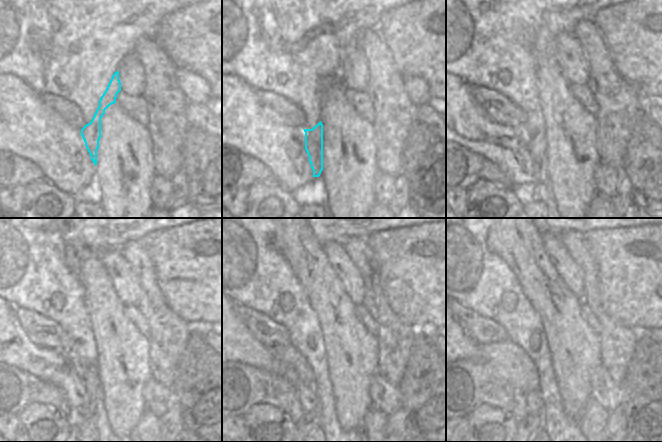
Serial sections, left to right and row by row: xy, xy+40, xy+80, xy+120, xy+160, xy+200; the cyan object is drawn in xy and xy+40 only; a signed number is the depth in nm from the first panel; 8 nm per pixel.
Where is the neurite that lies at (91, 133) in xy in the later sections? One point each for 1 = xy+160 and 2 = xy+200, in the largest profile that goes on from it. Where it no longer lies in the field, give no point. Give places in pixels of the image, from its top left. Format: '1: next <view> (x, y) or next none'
1: next xy+160 (310, 421)
2: next xy+200 (533, 421)

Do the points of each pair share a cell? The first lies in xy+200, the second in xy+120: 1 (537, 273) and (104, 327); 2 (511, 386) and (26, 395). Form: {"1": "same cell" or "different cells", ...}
{"1": "same cell", "2": "same cell"}

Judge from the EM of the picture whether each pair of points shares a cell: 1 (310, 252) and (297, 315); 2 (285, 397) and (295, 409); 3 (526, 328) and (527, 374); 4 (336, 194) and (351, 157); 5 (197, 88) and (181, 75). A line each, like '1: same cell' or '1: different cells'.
1: different cells
2: same cell
3: different cells
4: same cell
5: same cell

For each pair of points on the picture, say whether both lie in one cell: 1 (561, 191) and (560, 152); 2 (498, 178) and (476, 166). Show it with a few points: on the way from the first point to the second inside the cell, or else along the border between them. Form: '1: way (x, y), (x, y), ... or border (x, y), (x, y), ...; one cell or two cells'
1: way (561, 181), (561, 162); one cell
2: way (493, 173), (481, 168); one cell

